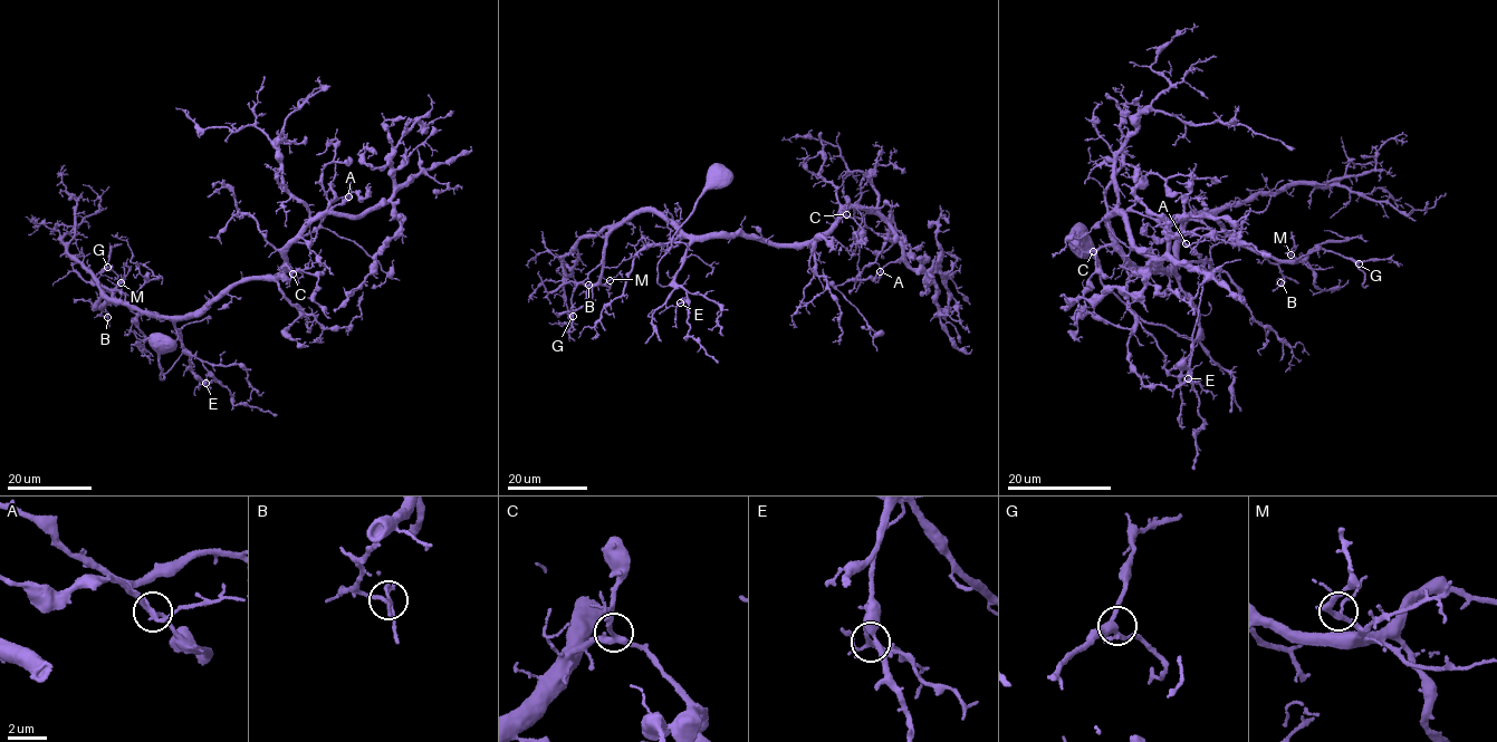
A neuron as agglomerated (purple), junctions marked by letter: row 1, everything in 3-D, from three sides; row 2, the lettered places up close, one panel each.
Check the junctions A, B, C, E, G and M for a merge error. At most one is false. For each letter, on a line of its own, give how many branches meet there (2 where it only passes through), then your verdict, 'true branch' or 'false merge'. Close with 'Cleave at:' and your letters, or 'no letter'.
A: 4 branches meet; false merge
B: 4 branches meet; true branch
C: 3 branches meet; true branch
E: 4 branches meet; true branch
G: 4 branches meet; true branch
M: 4 branches meet; true branch
Cleave at: A

